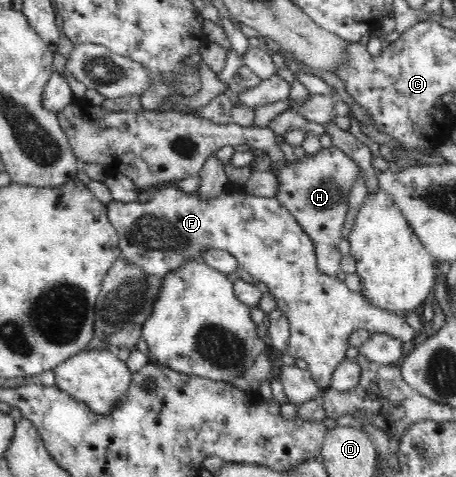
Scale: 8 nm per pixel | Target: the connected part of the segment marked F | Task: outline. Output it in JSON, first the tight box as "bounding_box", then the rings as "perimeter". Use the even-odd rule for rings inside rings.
{"bounding_box":[108,182,414,390],"perimeter":[[[234,182],[227,183],[219,192],[204,195],[200,188],[186,193],[174,183],[159,186],[153,192],[154,196],[146,201],[113,201],[108,205],[108,218],[115,226],[119,236],[119,246],[122,255],[133,264],[143,266],[145,272],[164,278],[176,274],[181,267],[189,263],[204,262],[205,253],[209,251],[227,251],[239,260],[239,266],[253,278],[267,285],[268,291],[275,296],[278,309],[287,315],[289,339],[285,349],[279,353],[303,359],[309,366],[310,375],[320,390],[332,387],[332,377],[337,365],[345,357],[351,347],[351,335],[355,330],[366,329],[372,334],[388,333],[408,342],[414,337],[414,329],[407,323],[406,317],[388,308],[377,307],[369,297],[362,292],[354,292],[347,288],[343,279],[329,276],[318,265],[315,243],[309,233],[297,221],[278,196],[257,195],[246,187]]]}

